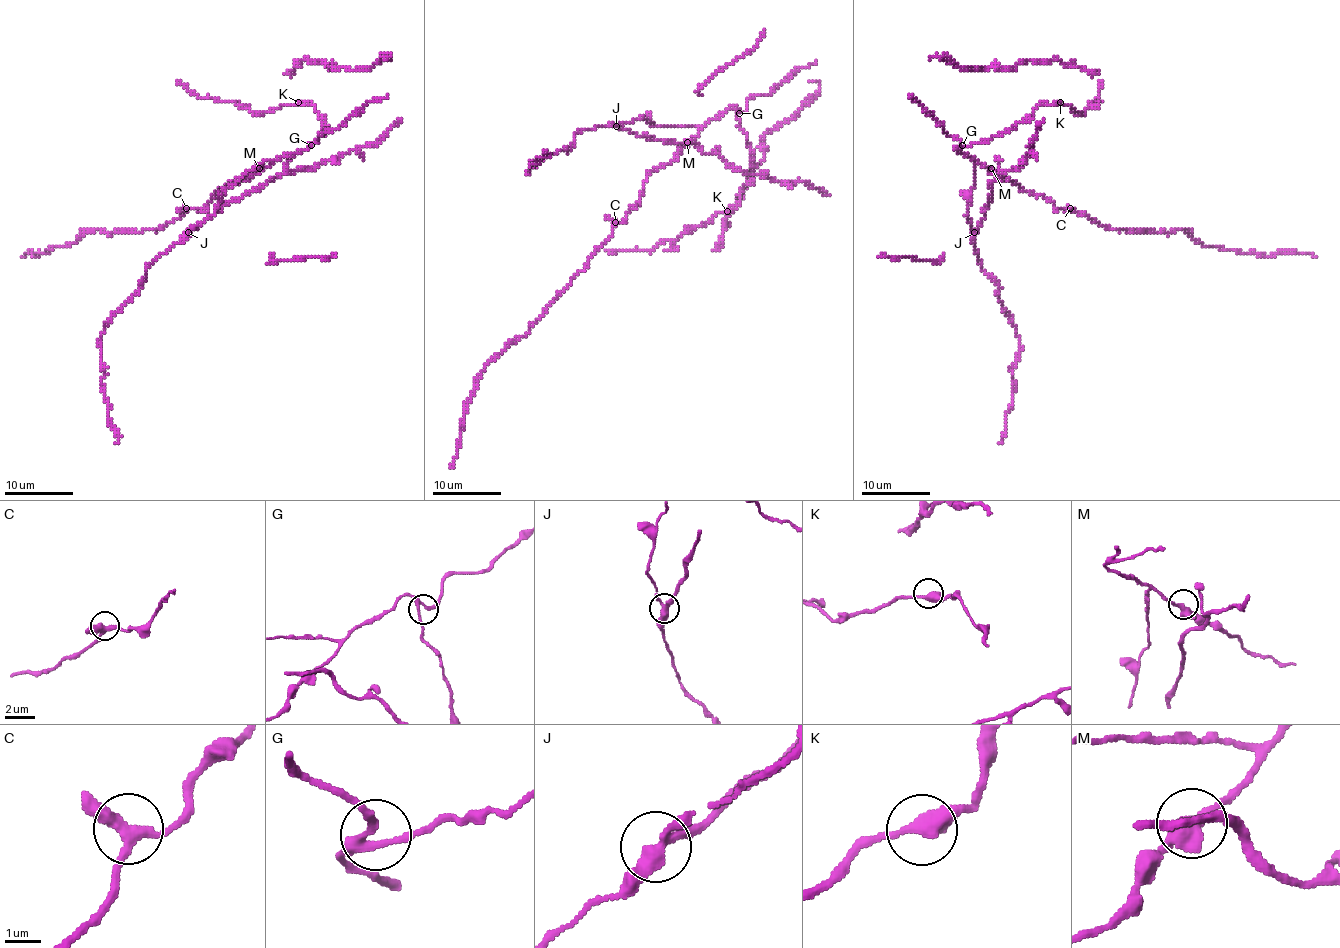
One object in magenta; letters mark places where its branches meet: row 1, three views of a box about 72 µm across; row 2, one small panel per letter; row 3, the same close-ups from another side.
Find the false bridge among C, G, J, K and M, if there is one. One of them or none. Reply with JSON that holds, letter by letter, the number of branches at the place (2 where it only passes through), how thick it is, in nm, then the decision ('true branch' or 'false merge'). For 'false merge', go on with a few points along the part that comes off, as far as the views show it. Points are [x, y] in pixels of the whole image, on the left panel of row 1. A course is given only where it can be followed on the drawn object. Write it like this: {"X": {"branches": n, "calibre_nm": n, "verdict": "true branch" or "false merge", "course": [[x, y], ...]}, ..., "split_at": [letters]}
{"C": {"branches": 3, "calibre_nm": 320, "verdict": "true branch"}, "G": {"branches": 3, "calibre_nm": 200, "verdict": "true branch"}, "J": {"branches": 3, "calibre_nm": 320, "verdict": "false merge", "course": [[188, 232], [198, 228], [229, 202], [259, 190], [280, 175], [311, 170], [352, 151], [373, 145], [400, 118]]}, "K": {"branches": 2, "calibre_nm": 440, "verdict": "true branch"}, "M": {"branches": 2, "calibre_nm": 380, "verdict": "true branch"}, "split_at": ["J"]}

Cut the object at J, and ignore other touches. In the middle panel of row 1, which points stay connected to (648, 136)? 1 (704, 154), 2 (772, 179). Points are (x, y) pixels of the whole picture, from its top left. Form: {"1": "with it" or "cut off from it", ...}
{"1": "with it", "2": "with it"}

